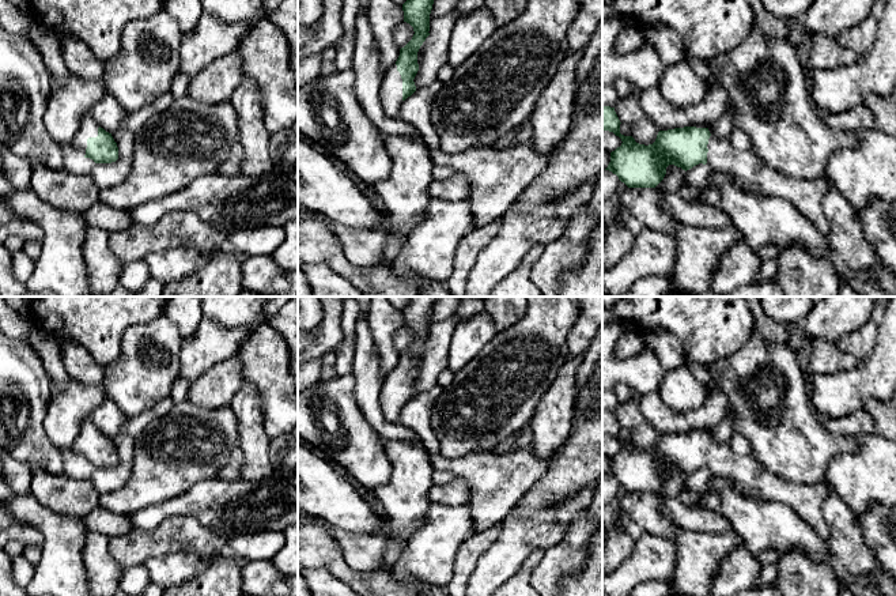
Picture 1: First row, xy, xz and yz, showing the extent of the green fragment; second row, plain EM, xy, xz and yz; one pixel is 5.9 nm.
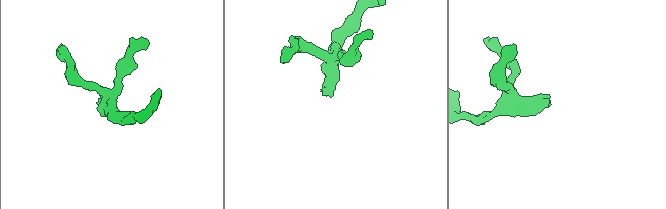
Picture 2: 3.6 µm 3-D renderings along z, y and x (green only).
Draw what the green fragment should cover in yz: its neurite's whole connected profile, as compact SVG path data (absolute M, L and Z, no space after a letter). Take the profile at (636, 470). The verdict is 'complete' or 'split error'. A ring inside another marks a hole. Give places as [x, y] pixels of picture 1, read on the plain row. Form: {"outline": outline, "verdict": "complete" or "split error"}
{"outline": "M602 411L602 434L613 437L623 446L620 452L610 457L610 467L605 475L616 479L628 493L655 493L664 484L669 469L687 476L703 468L715 478L731 480L742 497L770 499L793 509L819 537L828 542L831 532L823 514L823 503L828 497L828 490L823 483L799 484L779 478L760 464L753 454L737 456L730 445L718 445L712 440L712 431L708 430L659 435L655 446L644 450L636 448L632 441L621 440L620 429L615 412Z", "verdict": "split error"}

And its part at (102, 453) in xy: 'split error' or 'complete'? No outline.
split error

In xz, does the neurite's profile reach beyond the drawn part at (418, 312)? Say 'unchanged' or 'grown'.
grown

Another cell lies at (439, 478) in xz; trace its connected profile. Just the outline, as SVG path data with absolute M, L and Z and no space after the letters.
M434 471L432 472L432 484L434 486L446 484L446 483L450 483L451 480L454 480L454 478L455 478L455 475L453 472Z

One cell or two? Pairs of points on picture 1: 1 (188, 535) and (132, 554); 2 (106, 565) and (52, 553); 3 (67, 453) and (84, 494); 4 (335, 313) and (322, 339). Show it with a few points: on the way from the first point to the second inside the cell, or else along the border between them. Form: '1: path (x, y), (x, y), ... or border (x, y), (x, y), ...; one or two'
1: path (174, 535), (157, 543), (146, 544); one
2: border (87, 531), (82, 553), (86, 581); two
3: border (64, 472), (72, 478), (89, 479), (99, 493); two
4: path (332, 320), (329, 332); one

